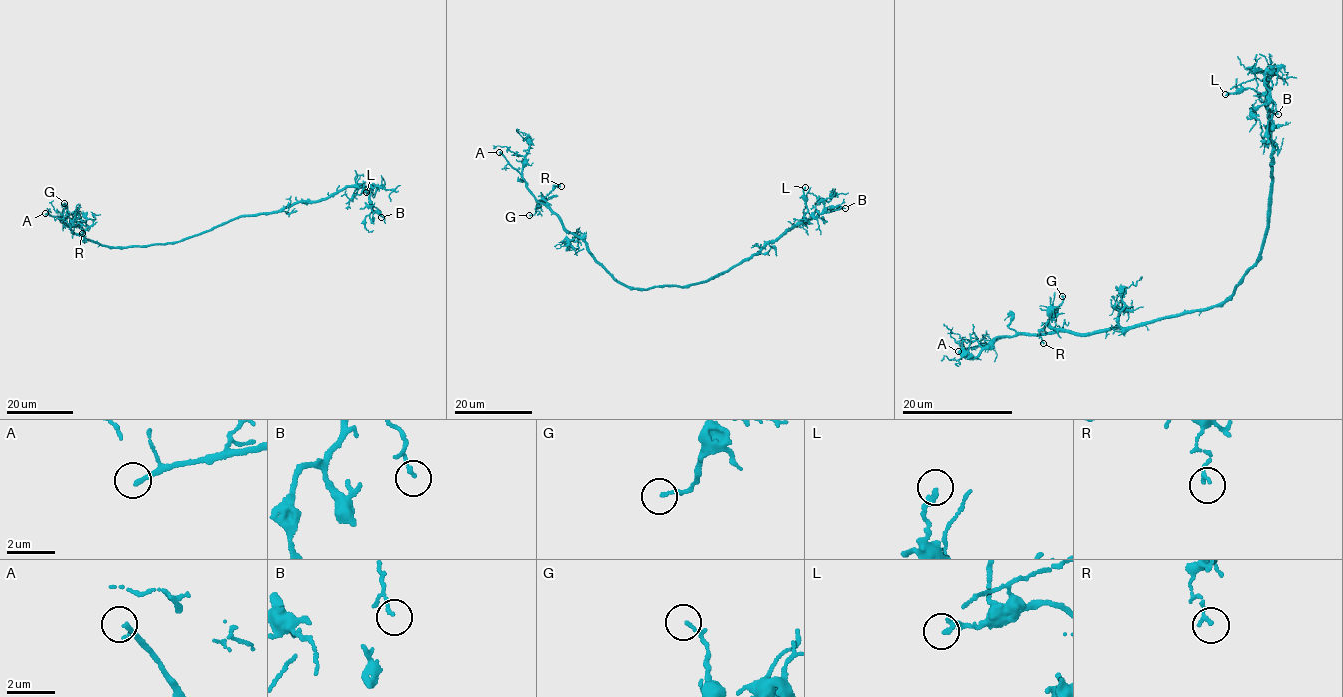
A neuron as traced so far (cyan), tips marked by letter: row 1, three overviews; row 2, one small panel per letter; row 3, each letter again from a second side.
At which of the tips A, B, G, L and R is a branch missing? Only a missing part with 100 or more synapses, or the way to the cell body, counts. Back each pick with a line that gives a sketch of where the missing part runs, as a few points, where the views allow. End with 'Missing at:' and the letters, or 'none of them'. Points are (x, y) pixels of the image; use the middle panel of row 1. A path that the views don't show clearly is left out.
Missing at: A

